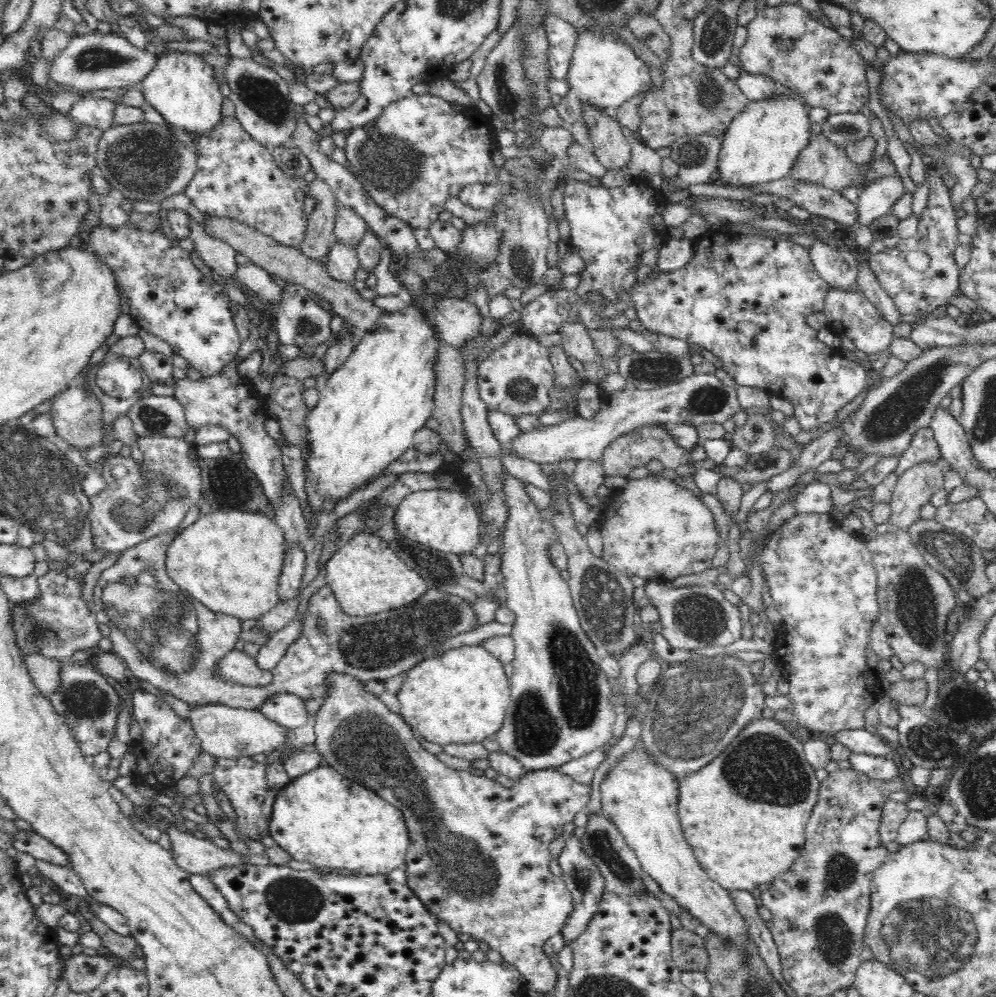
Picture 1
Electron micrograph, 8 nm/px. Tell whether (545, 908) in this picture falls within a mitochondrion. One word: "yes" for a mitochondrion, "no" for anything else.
no

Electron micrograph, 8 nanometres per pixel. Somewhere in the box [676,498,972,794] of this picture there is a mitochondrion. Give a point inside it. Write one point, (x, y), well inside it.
(917, 608)

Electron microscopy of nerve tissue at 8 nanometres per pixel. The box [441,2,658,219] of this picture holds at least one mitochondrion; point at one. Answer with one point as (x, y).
(506, 75)

